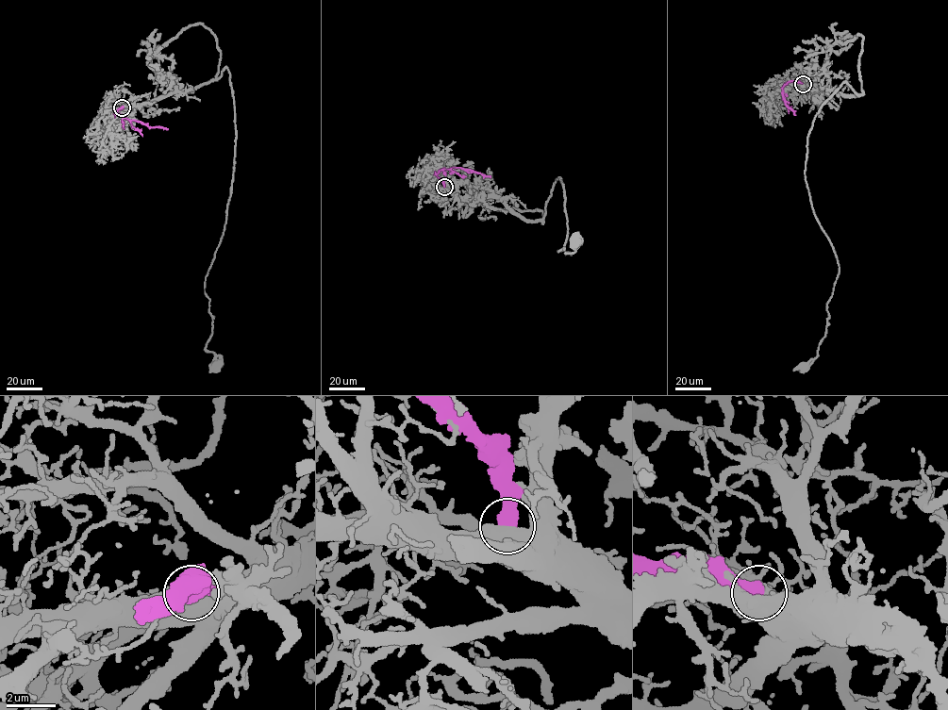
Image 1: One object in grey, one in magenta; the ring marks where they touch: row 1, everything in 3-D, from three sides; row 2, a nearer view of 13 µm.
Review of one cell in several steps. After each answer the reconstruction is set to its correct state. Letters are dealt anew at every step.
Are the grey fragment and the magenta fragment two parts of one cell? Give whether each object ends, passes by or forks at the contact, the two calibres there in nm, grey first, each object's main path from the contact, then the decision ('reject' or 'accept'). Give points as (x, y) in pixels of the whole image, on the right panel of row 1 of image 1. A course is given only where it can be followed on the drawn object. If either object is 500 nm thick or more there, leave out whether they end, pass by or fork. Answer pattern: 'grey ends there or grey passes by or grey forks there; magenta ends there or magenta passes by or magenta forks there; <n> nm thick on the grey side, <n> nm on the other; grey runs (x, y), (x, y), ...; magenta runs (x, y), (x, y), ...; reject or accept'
1050 nm thick on the grey side, 550 nm on the other; grey runs (803, 84), (858, 96), (844, 82), (821, 107), (807, 138), (810, 202), (839, 270), (825, 337), (804, 367); magenta runs (803, 84), (791, 81), (783, 87), (785, 104), (794, 115); reject

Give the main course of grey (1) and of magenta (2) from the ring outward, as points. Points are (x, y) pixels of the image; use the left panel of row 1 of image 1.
1: (122, 107), (215, 80), (226, 67), (229, 74), (234, 173), (205, 289), (212, 318), (206, 349), (218, 366)
2: (122, 107), (116, 111), (131, 120), (168, 129)

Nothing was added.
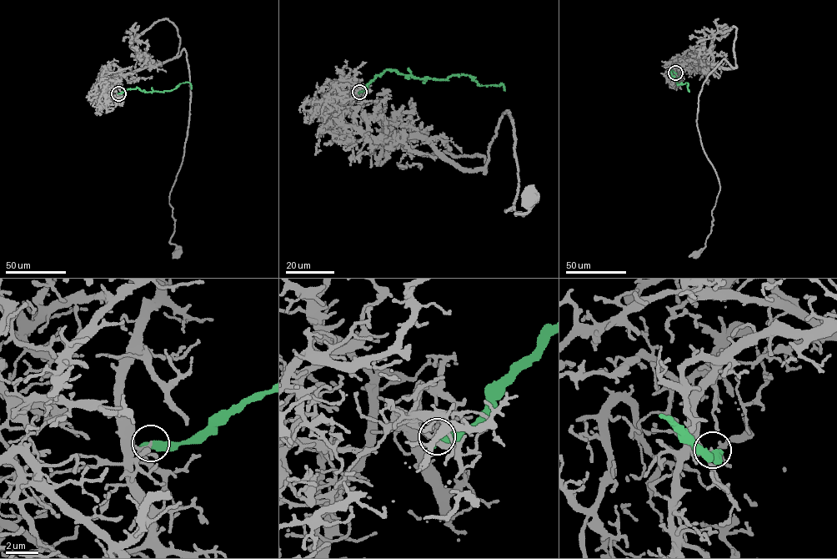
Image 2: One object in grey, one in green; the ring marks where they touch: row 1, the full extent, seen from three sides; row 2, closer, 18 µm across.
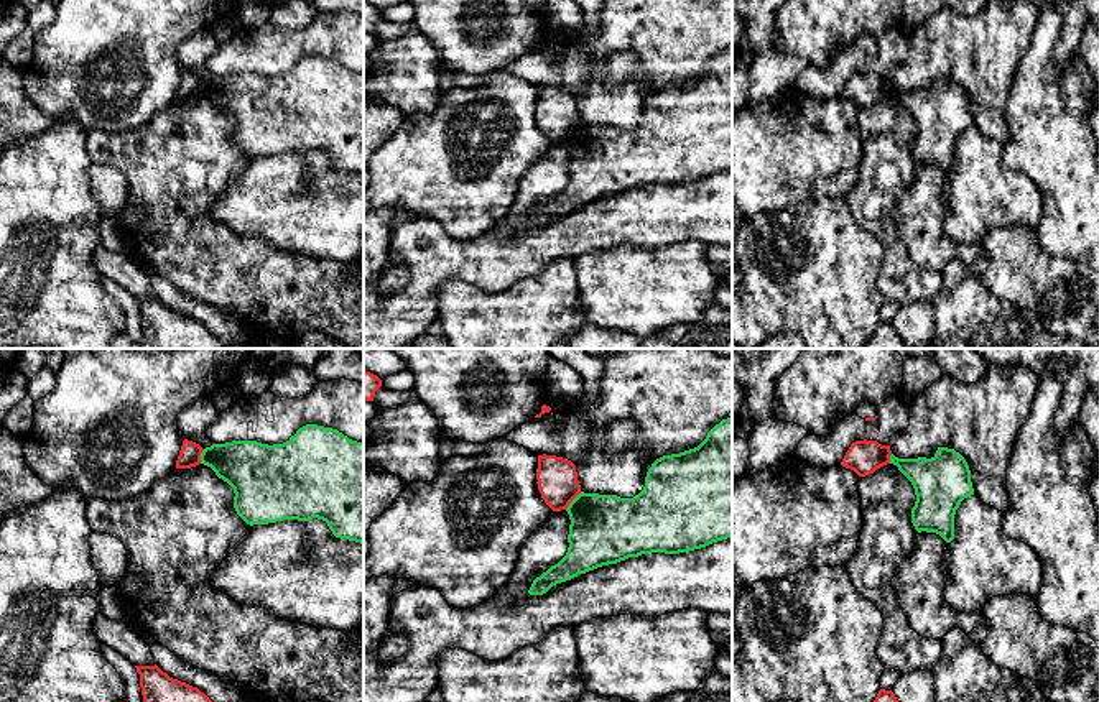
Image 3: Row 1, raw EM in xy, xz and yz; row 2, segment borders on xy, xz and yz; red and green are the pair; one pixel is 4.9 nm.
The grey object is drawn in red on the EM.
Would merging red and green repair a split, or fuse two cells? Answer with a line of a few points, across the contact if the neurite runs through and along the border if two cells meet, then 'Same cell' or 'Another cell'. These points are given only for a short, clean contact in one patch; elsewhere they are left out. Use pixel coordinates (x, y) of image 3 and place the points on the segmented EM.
Line: xz (581, 492), (565, 508). Another cell

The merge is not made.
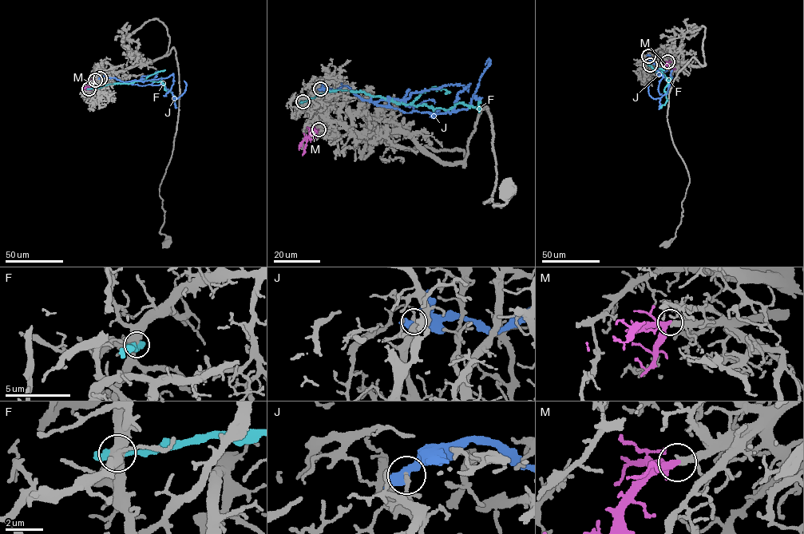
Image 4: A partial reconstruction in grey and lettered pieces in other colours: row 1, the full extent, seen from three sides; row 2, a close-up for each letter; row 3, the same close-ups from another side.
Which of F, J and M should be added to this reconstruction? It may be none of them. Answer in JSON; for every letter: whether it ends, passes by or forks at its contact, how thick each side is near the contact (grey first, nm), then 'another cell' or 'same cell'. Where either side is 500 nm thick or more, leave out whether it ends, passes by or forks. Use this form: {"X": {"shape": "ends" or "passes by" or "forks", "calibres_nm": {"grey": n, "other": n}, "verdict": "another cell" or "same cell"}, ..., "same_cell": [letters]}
{"F": {"shape": "passes by", "calibres_nm": {"grey": 440, "other": 440}, "verdict": "another cell"}, "J": {"calibres_nm": {"grey": 110, "other": 500}, "verdict": "another cell"}, "M": {"shape": "passes by", "calibres_nm": {"grey": 260, "other": 280}, "verdict": "same cell"}, "same_cell": ["M"]}

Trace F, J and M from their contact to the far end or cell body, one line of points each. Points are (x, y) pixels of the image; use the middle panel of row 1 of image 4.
F: (302, 101), (326, 92), (348, 90), (381, 96), (397, 102), (447, 109), (461, 102), (479, 109), (481, 102)
J: (319, 88), (335, 90), (346, 85), (366, 100), (405, 112), (454, 112), (470, 105), (489, 60), (485, 64)
M: (318, 130), (310, 135), (303, 148), (305, 153)

